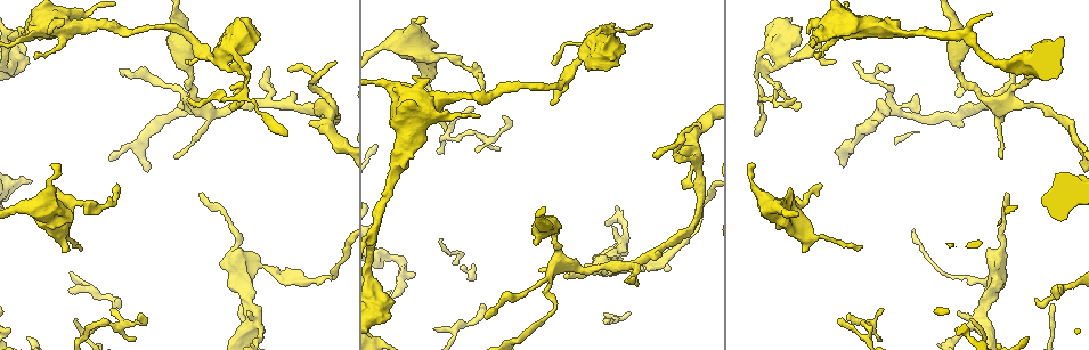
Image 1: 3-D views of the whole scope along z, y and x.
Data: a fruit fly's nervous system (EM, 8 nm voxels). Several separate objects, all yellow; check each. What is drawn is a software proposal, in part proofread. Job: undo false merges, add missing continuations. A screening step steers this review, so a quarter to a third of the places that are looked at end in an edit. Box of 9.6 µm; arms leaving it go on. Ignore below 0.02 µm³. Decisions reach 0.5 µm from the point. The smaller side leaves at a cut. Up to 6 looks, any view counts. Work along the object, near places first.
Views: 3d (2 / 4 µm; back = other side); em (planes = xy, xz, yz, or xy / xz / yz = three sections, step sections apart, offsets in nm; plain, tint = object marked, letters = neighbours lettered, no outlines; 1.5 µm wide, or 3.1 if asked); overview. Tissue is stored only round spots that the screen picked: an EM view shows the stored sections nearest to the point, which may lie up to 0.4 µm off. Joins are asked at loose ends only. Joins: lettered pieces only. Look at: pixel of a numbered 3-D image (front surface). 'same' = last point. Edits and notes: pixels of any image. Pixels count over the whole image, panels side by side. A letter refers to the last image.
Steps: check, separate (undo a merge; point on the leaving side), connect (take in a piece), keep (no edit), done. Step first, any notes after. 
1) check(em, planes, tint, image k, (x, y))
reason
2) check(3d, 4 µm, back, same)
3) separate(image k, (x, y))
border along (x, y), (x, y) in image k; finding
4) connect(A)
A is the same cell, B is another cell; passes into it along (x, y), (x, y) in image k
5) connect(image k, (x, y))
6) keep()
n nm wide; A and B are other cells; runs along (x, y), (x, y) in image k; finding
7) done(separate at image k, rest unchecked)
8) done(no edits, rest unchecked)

check(em, xy, step 8, tint, image 1, (486, 319))
branch stops here

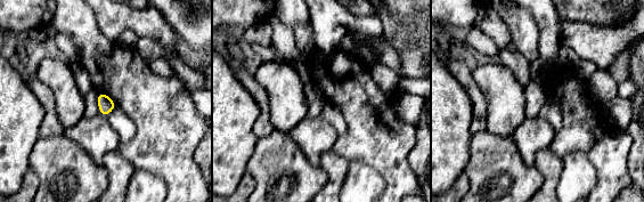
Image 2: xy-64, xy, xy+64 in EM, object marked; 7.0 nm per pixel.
check(em, planes, letters, same)

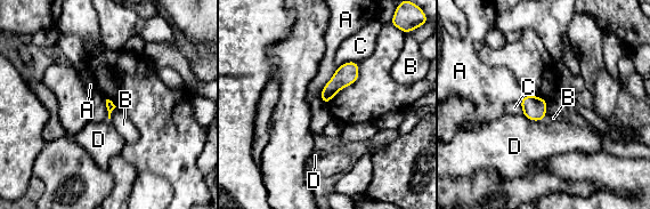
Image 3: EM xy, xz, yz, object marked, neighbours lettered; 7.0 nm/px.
keep()
A touches over 240 nm; A, B, C and D are other cells; border along (357, 61), (343, 62), (336, 69) in image 3; none of them fits

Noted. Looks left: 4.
check(em, yz, step 8, tint, image 1, (804, 250))
an open end

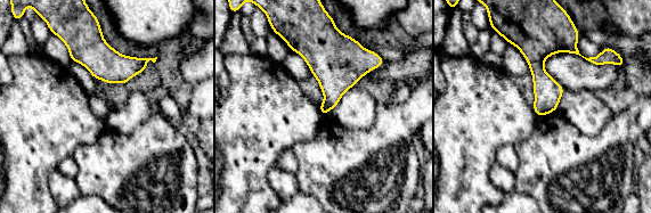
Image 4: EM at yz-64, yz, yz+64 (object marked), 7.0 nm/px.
check(em, yz, step 8, letters, same)

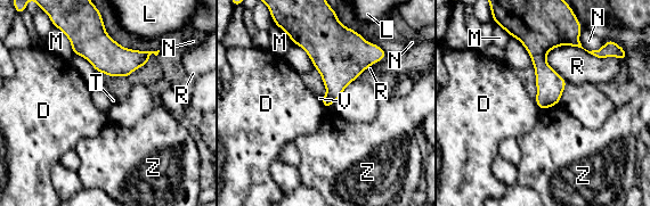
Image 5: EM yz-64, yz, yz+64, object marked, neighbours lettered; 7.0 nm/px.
keep()
D, L, M, N, R, T, V and Z are other cells; border along (559, 102), (539, 110) in image 5; no lettered piece goes on from it

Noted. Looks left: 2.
done(no edits, rest unchecked)

